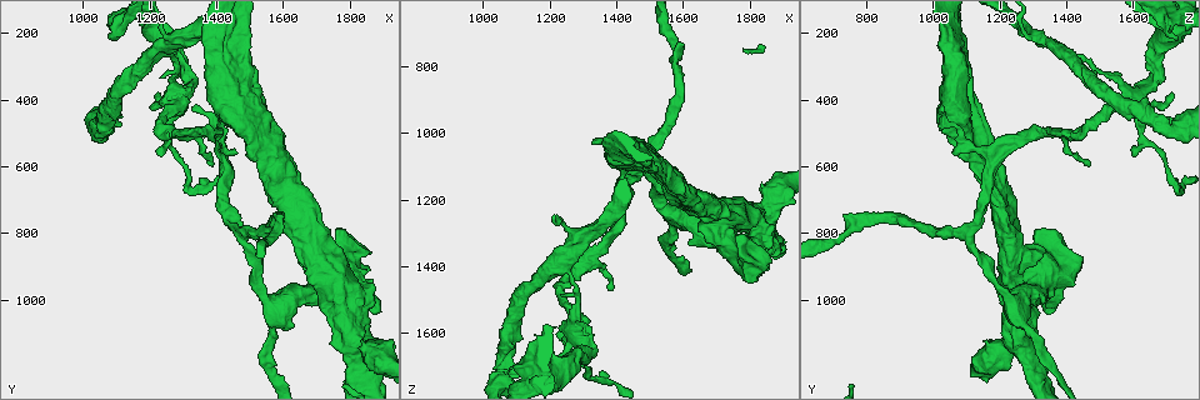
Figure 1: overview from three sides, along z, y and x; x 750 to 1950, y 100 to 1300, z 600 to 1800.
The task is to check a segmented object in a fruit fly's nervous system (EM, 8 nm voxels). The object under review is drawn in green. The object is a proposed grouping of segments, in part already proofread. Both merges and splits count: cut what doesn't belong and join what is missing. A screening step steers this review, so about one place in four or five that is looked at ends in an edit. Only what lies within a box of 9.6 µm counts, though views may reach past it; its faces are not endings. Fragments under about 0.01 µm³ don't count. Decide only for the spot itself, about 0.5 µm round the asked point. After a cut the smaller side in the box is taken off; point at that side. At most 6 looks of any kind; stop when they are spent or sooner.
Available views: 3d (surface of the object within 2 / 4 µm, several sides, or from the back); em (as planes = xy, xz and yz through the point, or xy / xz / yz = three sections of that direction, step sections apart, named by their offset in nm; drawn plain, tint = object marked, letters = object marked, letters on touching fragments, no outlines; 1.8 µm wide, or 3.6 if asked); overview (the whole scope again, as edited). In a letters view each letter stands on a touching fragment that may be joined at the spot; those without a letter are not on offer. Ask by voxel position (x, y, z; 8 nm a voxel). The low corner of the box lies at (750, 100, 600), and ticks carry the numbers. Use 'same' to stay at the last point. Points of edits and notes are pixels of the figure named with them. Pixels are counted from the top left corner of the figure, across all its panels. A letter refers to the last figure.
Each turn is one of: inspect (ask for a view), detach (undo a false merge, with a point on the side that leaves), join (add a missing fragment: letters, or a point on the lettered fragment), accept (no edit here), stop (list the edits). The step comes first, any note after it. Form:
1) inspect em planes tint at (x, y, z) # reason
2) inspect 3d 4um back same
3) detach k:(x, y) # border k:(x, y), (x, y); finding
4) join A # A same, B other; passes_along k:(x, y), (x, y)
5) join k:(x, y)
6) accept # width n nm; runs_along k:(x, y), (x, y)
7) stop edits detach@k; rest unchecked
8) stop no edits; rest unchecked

inspect 3d 4um at (1480, 820, 1090) # abrupt turn

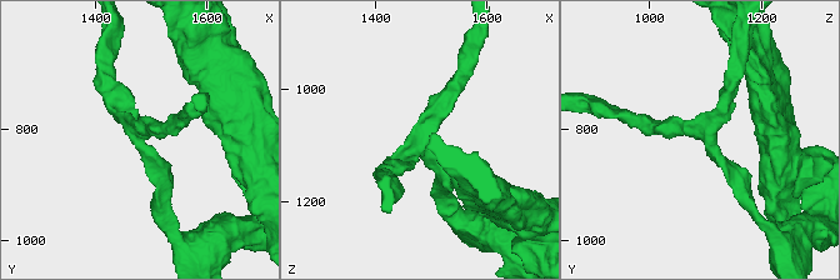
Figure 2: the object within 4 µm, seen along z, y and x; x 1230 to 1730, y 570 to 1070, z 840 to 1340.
inspect em planes tint at (1480, 815, 1105) # arms 3; arm_widths 190, 220, 240 nm

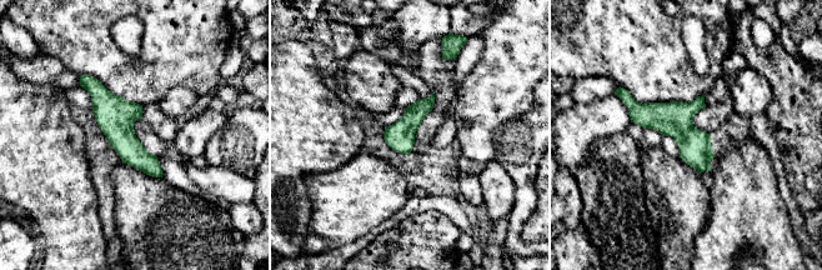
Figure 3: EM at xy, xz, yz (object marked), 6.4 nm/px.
inspect em planes letters same # what lies round it

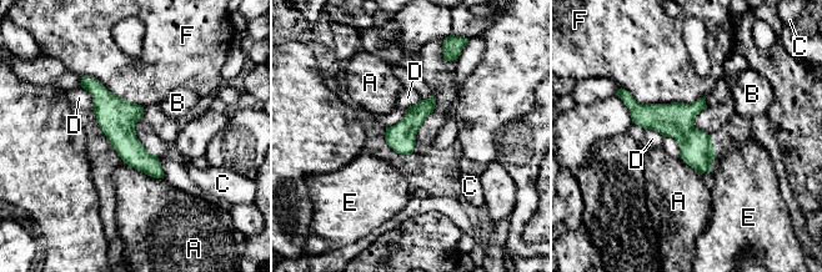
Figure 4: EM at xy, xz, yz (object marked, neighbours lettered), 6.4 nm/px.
accept # A other, B other, C other, D other, E other, F other; border 4:(123, 161), (150, 176), (163, 179); continuous, no second neuron

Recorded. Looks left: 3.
inspect 3d 4um at (1720, 880, 1240)

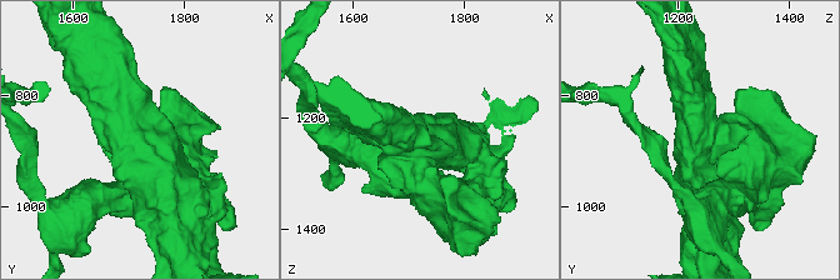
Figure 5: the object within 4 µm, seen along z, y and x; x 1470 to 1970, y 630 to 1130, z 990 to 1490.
inspect em planes letters at (1725, 890, 1245)

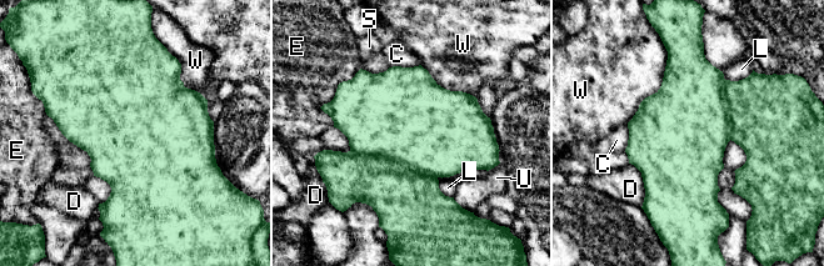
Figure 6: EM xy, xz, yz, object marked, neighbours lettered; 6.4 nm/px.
detach 6:(404, 199) # C other, D other, E other, L other, S other, U other, W other; border 6:(350, 150), (399, 161), (437, 177); two neurons meet here

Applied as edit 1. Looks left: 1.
stop edits detach@6; rest unchecked

